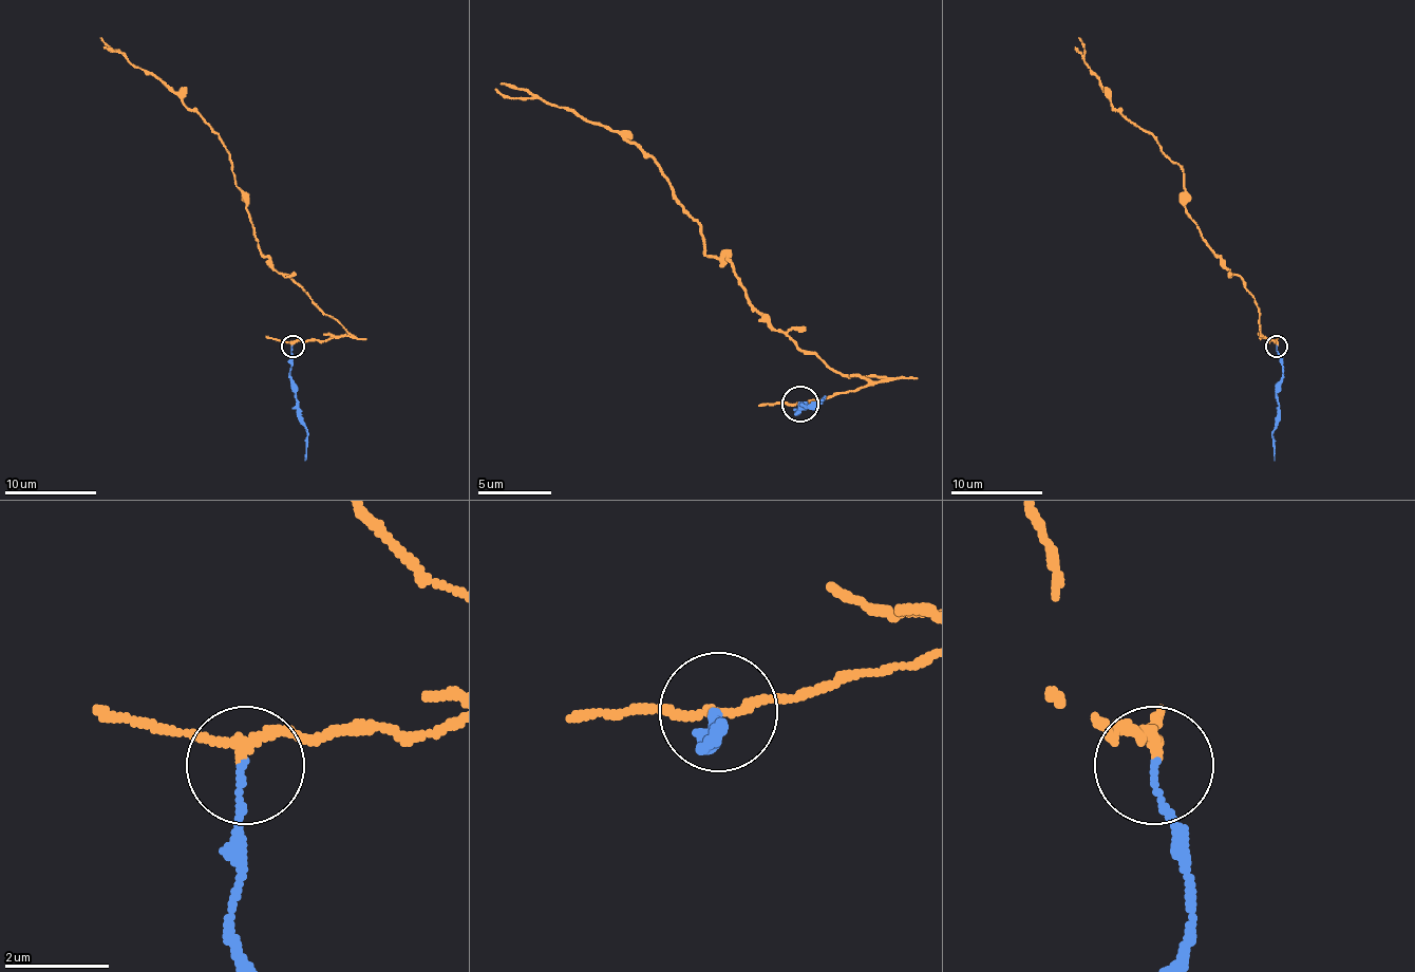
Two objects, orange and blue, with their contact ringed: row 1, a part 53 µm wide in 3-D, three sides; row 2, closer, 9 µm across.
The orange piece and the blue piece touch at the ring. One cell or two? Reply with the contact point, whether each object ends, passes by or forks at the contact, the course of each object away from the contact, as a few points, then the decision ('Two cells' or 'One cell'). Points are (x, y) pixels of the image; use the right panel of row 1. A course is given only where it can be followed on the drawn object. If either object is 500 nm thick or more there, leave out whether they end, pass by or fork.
Place: (1277, 347). At the ring orange passes by. At the ring blue ends. Course of orange: (1277, 346), (1261, 330), (1253, 295), (1212, 251), (1185, 207), (1183, 168), (1105, 94), (1083, 60), (1079, 37). Course of blue: (1277, 346), (1282, 382), (1277, 394), (1279, 414), (1272, 431), (1275, 461). Two cells

